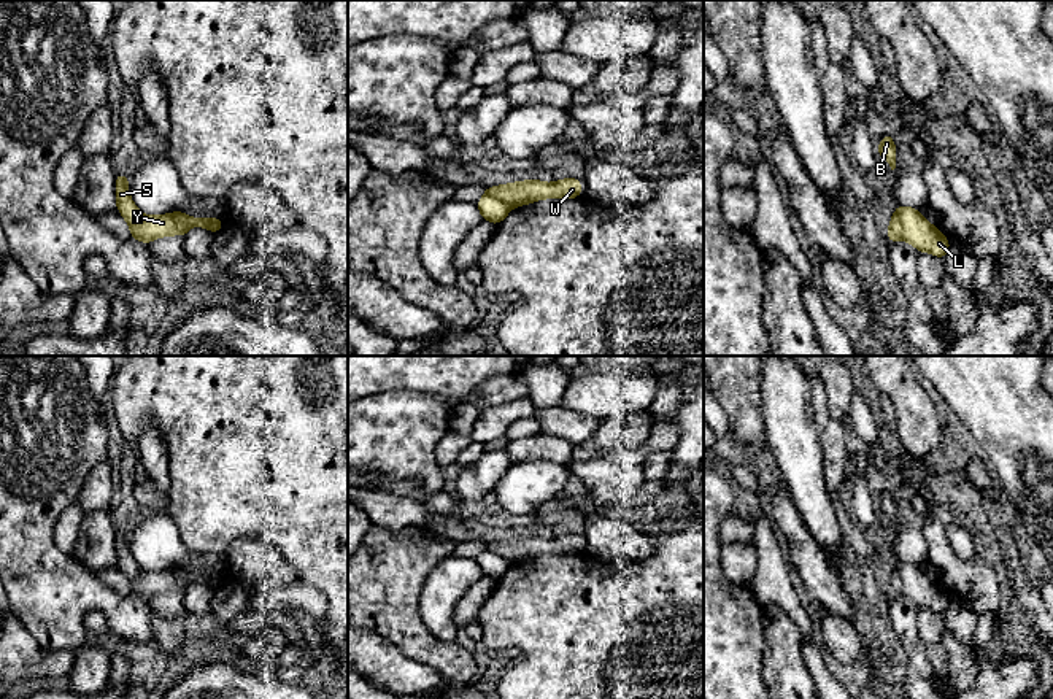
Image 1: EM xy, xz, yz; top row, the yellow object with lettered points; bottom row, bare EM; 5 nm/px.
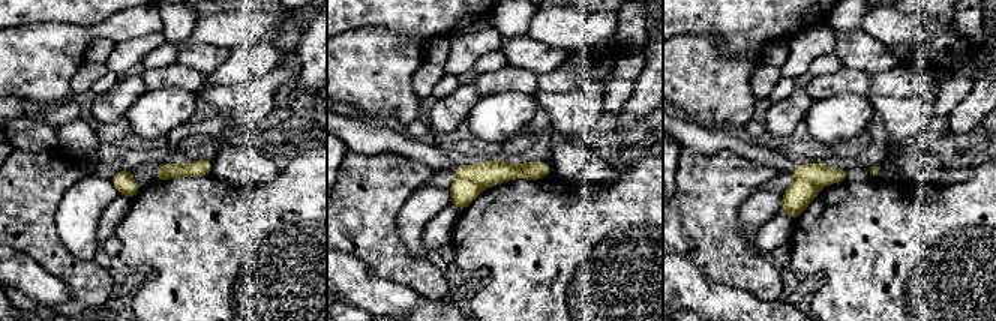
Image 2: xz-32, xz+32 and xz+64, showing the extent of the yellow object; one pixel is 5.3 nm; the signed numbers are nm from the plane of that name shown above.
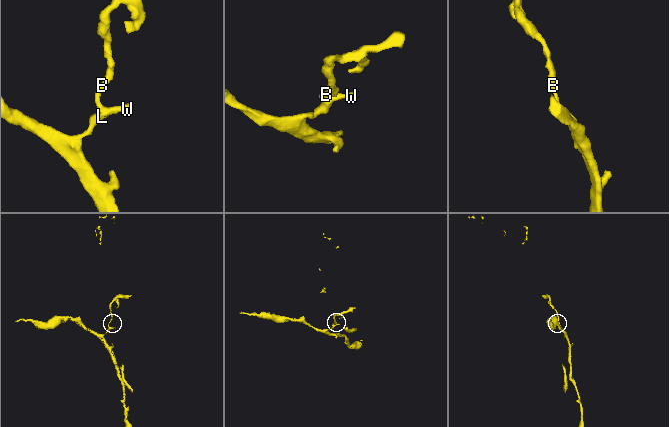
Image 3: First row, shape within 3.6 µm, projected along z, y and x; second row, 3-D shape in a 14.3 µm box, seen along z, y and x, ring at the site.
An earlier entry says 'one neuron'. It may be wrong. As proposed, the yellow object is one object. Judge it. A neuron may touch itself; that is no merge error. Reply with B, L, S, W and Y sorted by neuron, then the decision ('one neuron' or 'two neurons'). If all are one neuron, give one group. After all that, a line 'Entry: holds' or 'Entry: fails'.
B L S / W Y; two neurons
Entry: fails

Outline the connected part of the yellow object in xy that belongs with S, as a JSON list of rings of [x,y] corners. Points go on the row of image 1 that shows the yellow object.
[[[116,172],[116,208],[127,221],[130,229],[143,218],[141,211],[130,199],[129,176],[125,176],[122,172]]]

